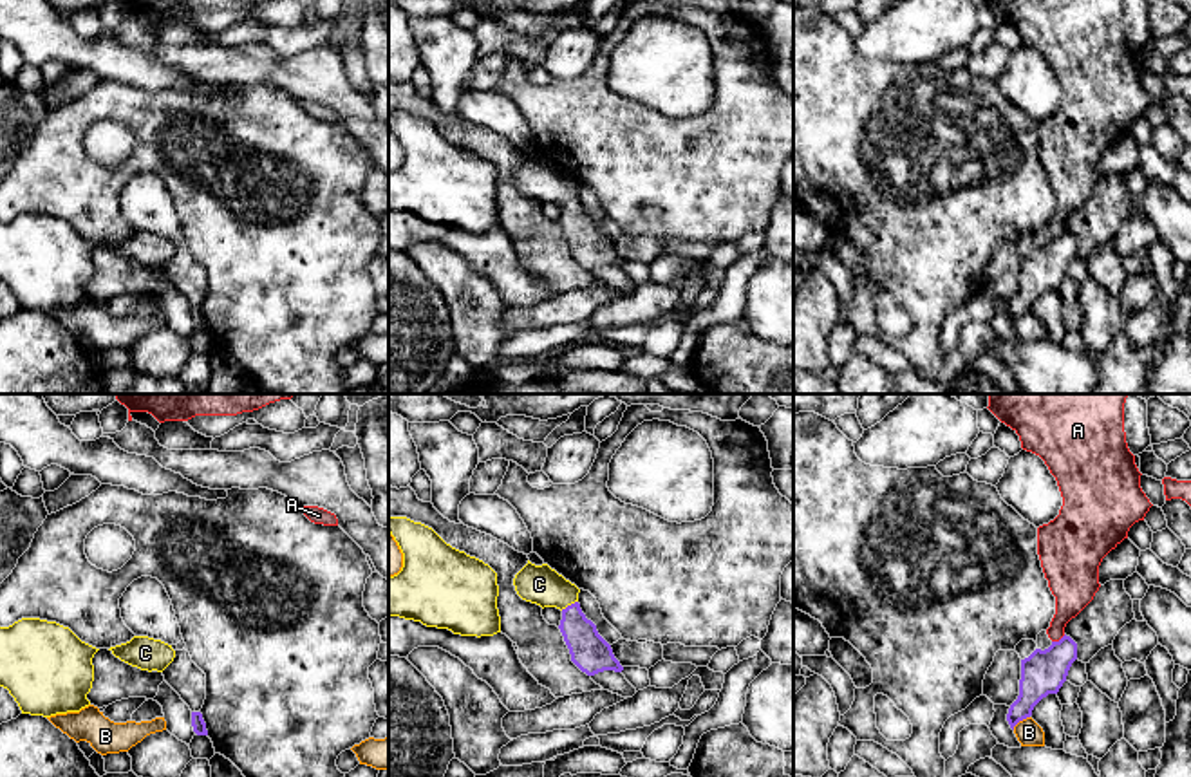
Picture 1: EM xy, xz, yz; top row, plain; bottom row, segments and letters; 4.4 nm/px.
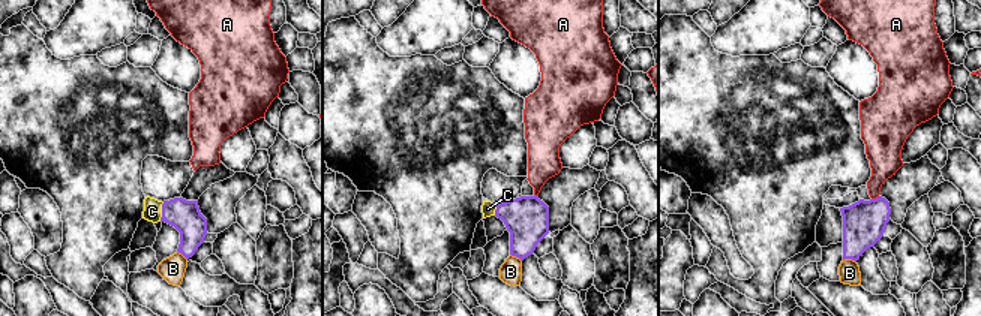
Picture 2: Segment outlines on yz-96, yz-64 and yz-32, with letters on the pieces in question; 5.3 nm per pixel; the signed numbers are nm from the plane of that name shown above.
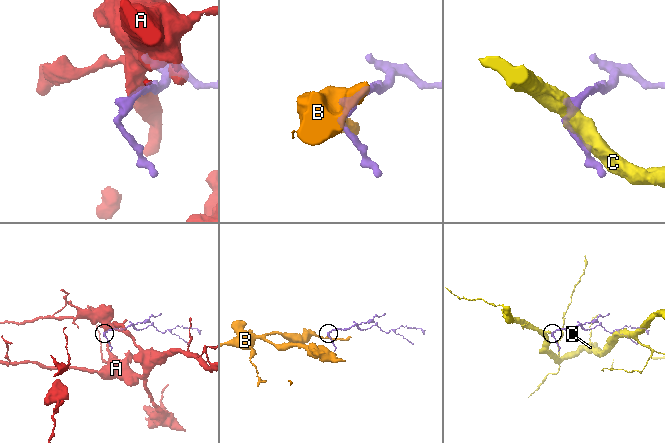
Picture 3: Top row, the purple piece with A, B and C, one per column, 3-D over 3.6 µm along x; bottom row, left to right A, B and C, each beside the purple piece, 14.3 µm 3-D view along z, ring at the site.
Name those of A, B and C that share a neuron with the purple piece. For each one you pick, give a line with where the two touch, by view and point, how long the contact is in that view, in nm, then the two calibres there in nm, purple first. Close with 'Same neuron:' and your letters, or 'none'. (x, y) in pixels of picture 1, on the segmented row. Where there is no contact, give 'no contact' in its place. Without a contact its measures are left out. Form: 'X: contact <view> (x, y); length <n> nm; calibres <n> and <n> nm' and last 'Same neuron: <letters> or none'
C: contact xz (568, 606); length 90 nm; calibres 170 and 180 nm
Same neuron: C

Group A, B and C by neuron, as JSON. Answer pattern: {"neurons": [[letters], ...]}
{"neurons": [["A"], ["B"], ["C"]]}

